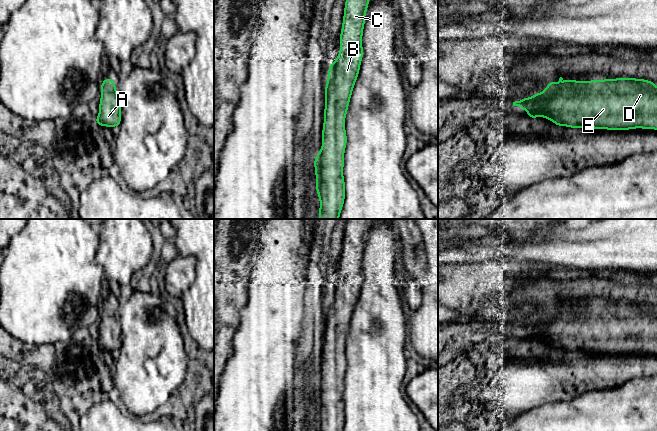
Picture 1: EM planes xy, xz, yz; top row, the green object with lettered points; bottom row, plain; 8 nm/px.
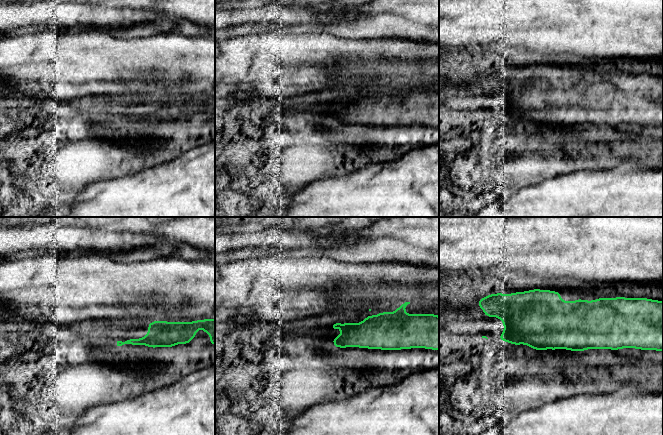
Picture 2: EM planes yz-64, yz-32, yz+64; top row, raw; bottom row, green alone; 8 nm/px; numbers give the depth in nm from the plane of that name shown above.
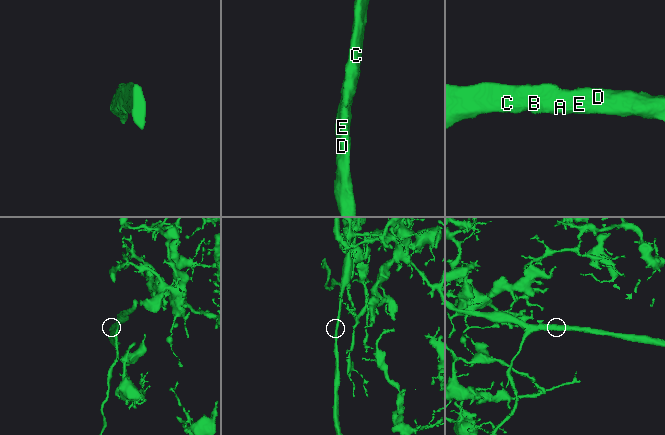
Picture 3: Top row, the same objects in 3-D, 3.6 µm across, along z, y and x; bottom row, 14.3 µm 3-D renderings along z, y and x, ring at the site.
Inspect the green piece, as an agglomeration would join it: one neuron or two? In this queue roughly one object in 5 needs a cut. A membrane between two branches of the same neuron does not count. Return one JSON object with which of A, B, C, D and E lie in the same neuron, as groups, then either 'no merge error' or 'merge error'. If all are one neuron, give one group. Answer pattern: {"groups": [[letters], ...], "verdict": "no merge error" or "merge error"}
{"groups": [["A", "B", "C", "D", "E"]], "verdict": "no merge error"}

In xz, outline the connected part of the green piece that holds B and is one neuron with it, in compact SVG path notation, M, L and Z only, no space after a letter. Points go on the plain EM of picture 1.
M346 219L340 275L328 292L322 371L314 383L320 431L343 431L345 425L345 342L363 282L362 261L369 221Z

